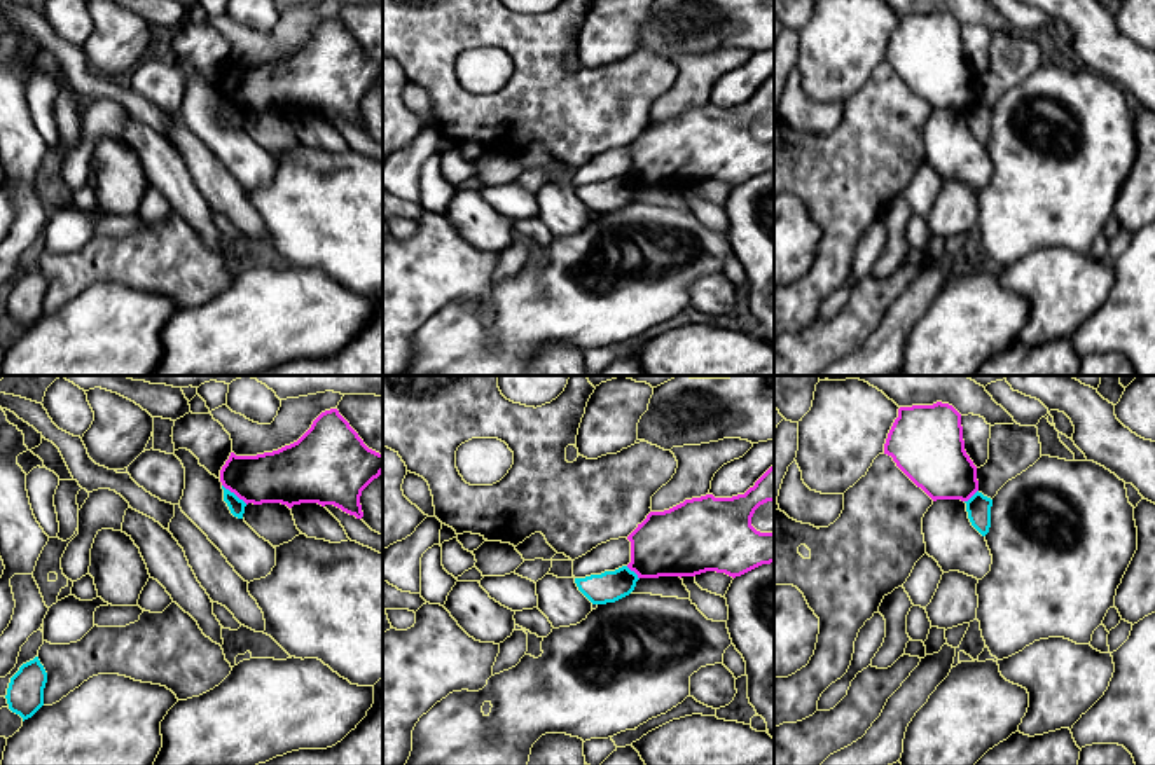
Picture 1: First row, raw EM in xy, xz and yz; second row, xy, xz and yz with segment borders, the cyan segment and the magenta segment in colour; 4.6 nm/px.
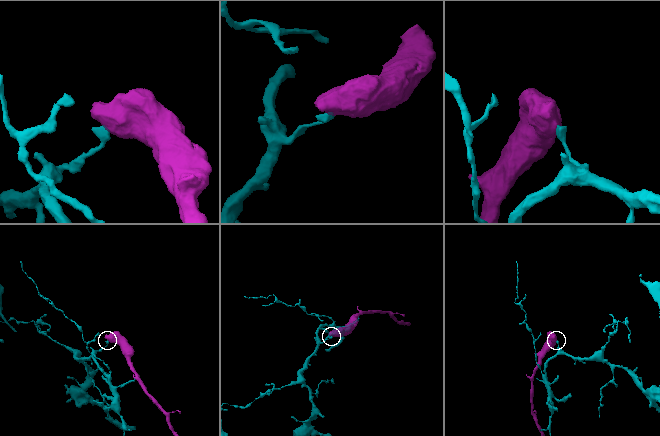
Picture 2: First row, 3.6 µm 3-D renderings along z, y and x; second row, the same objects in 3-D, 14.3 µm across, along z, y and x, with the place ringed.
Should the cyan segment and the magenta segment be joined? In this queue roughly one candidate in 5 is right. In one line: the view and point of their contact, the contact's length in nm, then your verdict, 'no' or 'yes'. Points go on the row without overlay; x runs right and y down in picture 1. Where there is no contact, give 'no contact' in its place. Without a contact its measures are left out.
meets cyan in xy at (233, 102); contact 150 nm long; no

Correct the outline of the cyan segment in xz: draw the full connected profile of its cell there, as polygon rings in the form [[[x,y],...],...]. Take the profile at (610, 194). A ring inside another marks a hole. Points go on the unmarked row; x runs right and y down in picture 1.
[[[622,175],[615,180],[575,187],[575,192],[592,213],[606,213],[629,204],[638,189],[640,187],[634,180],[631,180],[627,175]]]

